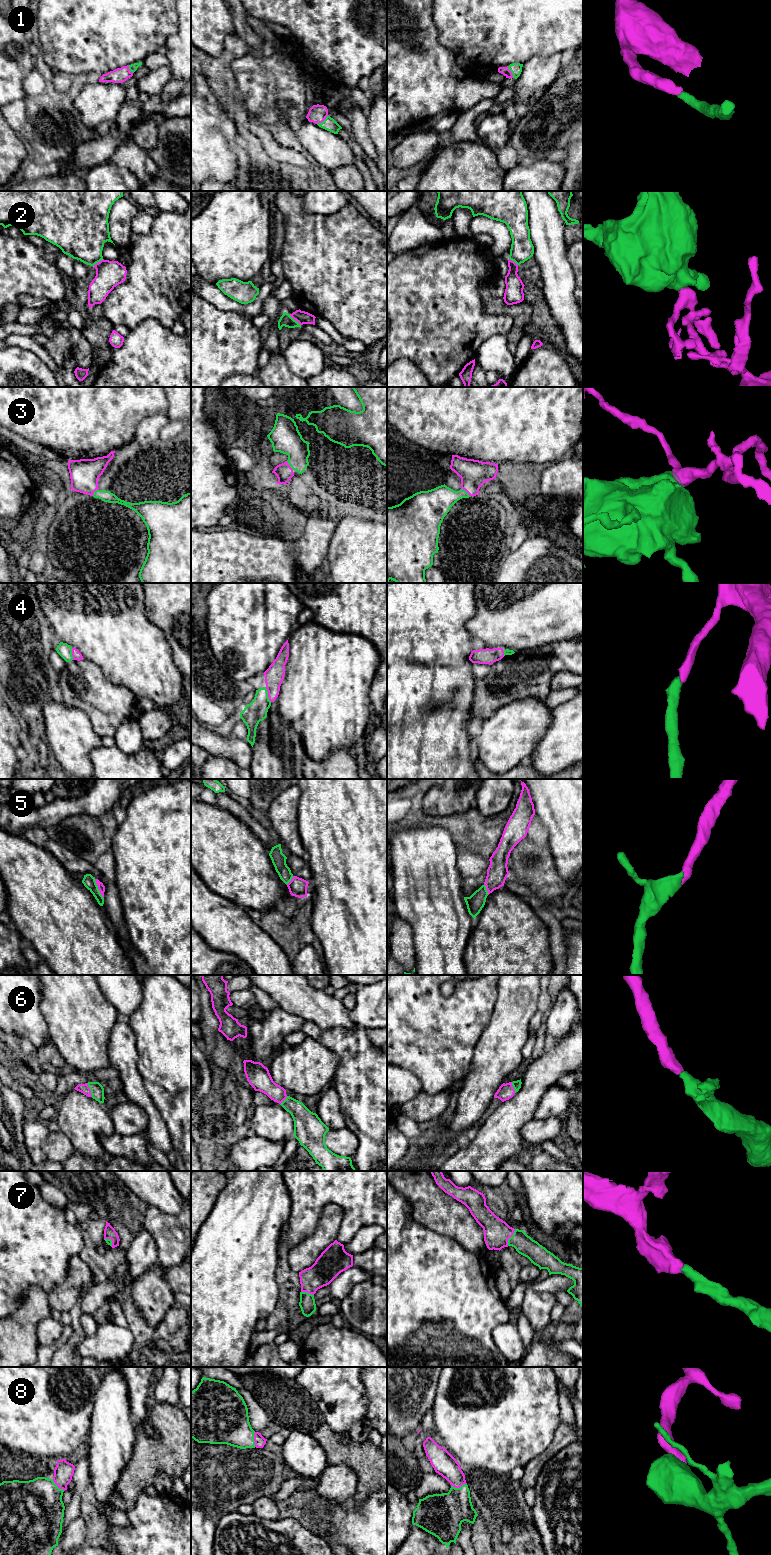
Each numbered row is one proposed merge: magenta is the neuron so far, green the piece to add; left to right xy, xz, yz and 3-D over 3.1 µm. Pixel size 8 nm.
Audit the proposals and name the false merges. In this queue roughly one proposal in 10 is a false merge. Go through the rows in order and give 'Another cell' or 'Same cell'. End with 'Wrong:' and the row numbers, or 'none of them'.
1: Same cell
2: Another cell
3: Same cell
4: Same cell
5: Same cell
6: Same cell
7: Same cell
8: Same cell
Wrong: 2

